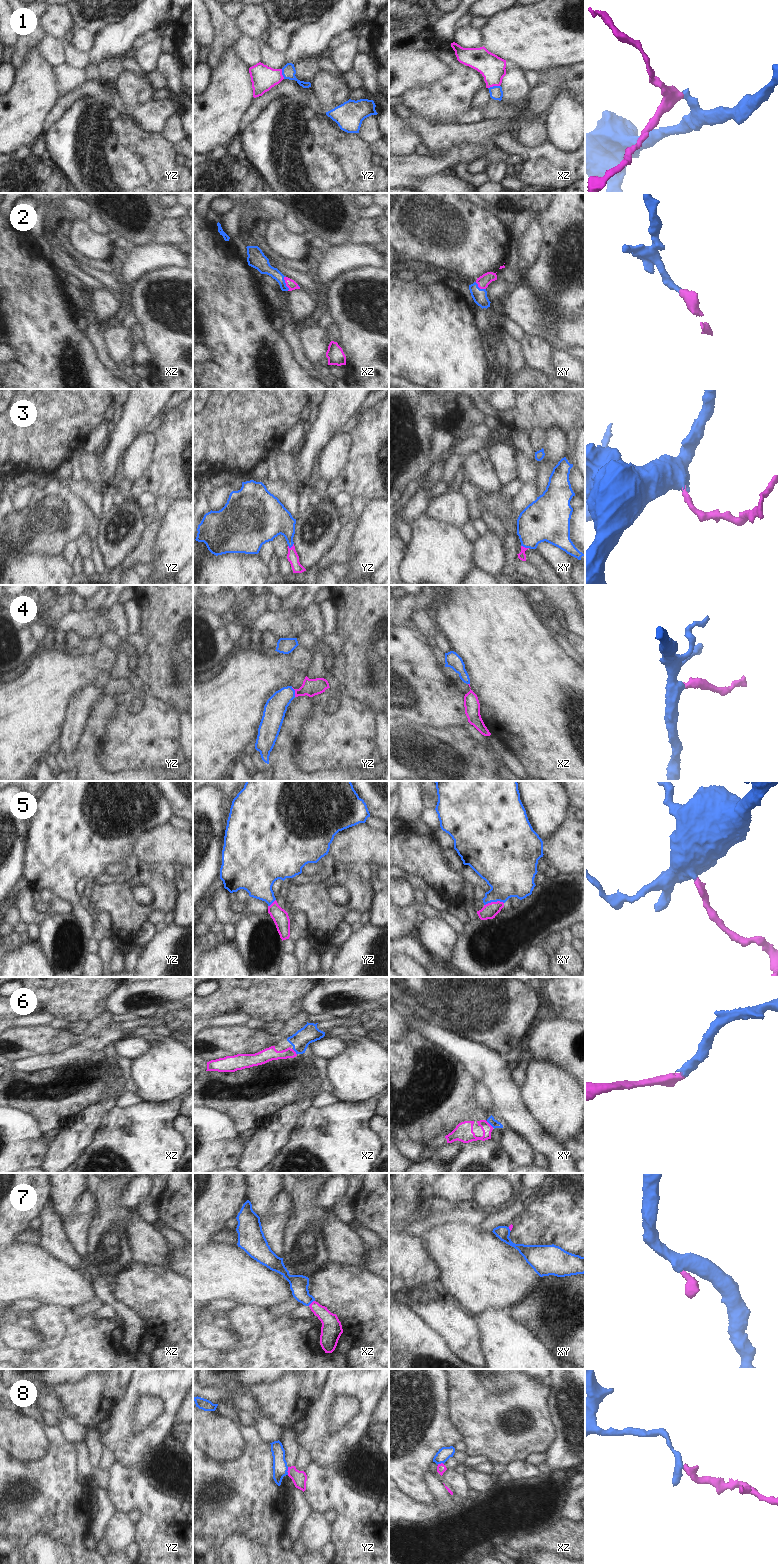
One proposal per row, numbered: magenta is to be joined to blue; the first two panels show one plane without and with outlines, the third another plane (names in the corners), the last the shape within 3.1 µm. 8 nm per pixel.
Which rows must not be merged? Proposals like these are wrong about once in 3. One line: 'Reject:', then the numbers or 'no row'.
Reject: no row

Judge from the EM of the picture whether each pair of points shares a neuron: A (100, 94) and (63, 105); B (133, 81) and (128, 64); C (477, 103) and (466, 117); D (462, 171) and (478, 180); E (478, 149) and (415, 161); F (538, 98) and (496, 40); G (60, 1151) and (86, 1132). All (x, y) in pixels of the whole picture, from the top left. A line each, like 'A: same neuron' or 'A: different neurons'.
A: same neuron
B: different neurons
C: same neuron
D: same neuron
E: same neuron
F: different neurons
G: same neuron

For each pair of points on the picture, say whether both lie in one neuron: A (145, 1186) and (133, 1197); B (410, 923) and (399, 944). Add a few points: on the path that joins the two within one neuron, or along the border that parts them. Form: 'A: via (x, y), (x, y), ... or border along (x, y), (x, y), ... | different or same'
A: via (142, 1188), (136, 1194) | same
B: border along (413, 935), (401, 936), (399, 938) | different

